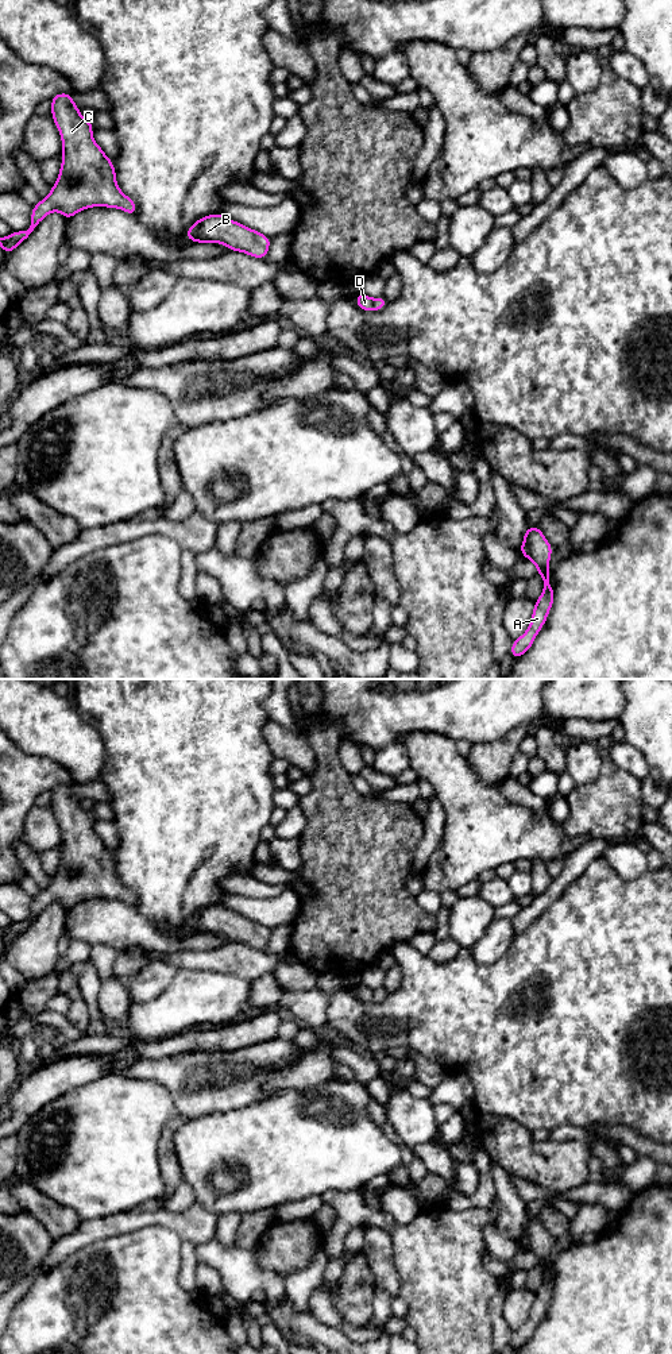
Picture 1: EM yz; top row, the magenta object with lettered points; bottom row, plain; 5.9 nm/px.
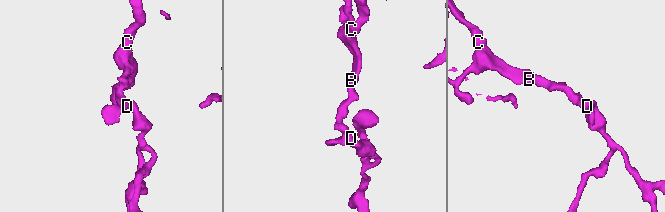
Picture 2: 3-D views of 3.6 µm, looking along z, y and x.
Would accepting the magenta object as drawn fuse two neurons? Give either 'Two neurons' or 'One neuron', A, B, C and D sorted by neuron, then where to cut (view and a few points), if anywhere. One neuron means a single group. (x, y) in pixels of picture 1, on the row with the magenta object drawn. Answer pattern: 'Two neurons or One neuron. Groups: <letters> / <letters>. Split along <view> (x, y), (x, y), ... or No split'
One neuron. Groups: A B C D. No split

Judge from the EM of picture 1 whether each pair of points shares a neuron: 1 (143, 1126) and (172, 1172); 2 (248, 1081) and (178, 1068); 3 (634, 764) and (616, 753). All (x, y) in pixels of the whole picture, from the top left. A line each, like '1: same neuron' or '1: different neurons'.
1: different neurons
2: same neuron
3: same neuron

